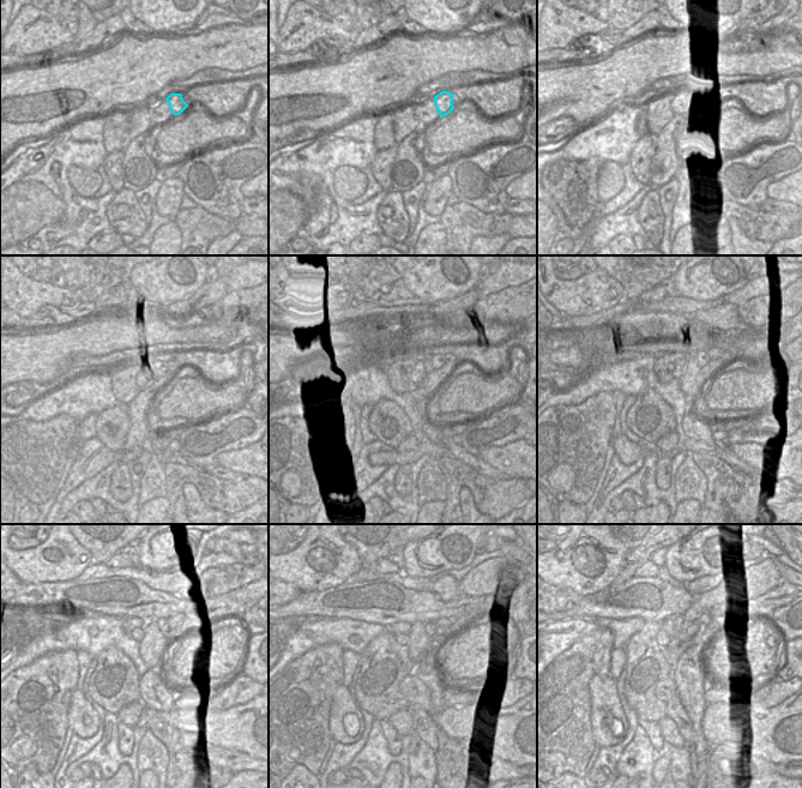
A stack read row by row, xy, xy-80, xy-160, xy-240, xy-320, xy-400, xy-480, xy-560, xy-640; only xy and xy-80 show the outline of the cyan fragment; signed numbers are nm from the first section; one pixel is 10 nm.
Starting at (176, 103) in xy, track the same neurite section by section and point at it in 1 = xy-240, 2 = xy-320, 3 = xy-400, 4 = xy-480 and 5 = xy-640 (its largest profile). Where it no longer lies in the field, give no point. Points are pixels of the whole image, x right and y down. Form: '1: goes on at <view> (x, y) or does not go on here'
1: goes on at xy-240 (170, 367)
2: goes on at xy-320 (436, 361)
3: goes on at xy-400 (703, 359)
4: goes on at xy-480 (162, 624)
5: goes on at xy-640 (691, 629)

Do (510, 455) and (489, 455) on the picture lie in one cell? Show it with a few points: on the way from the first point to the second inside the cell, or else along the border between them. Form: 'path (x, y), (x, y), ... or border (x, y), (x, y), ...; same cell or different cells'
path (505, 455), (494, 455); same cell

